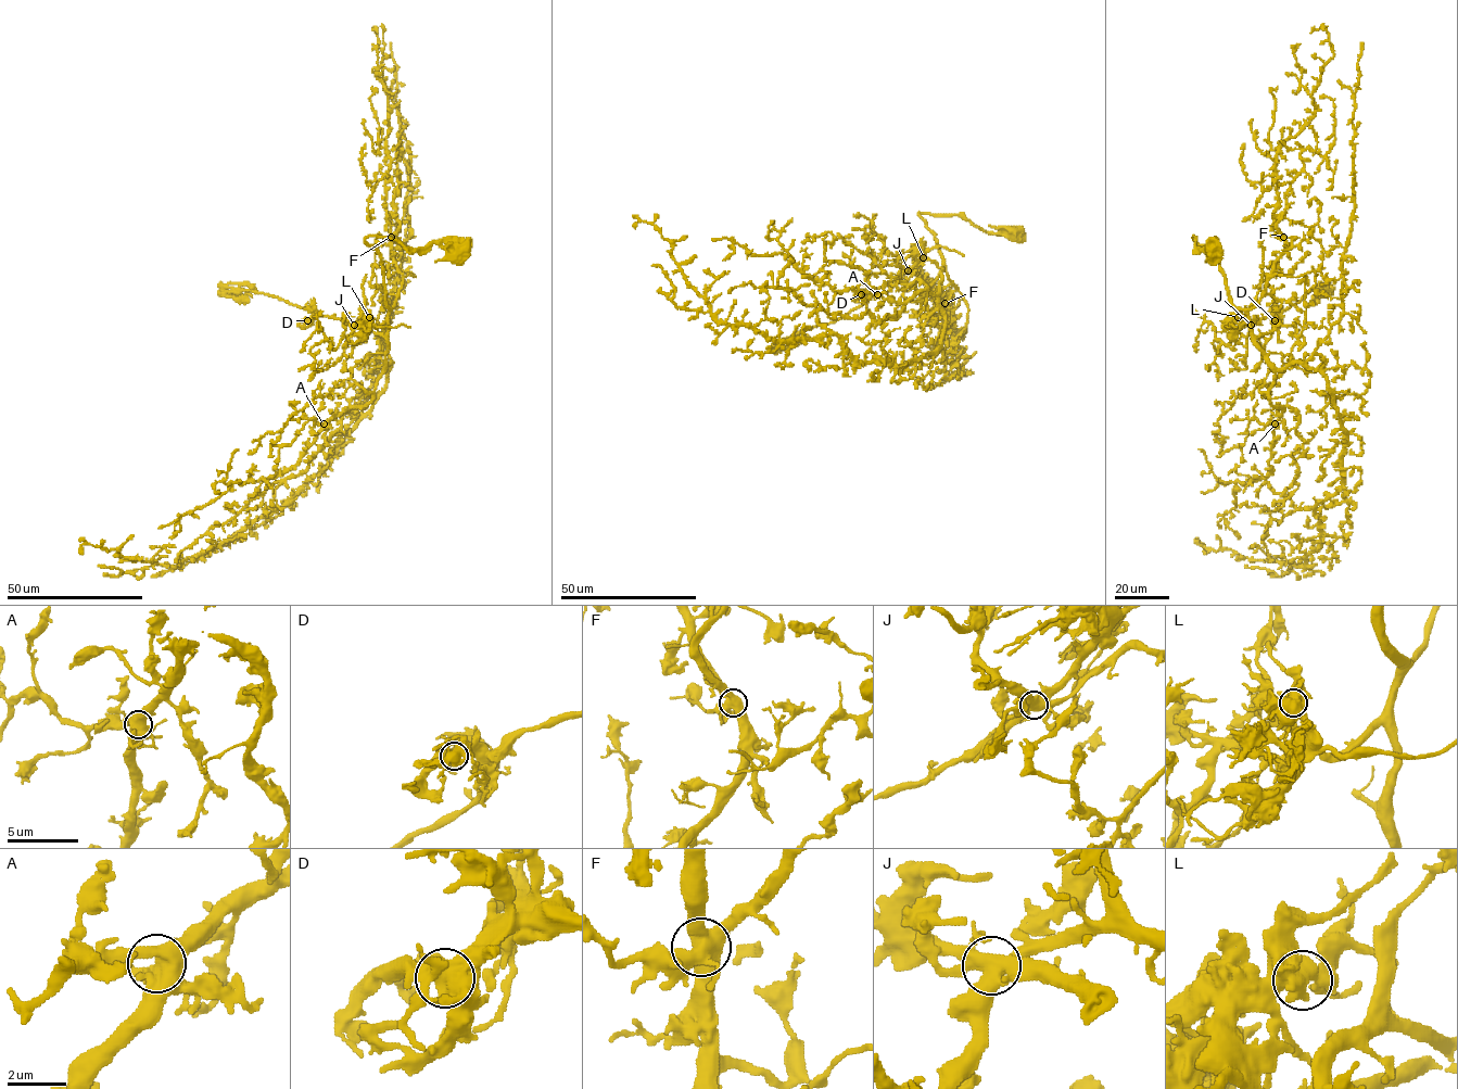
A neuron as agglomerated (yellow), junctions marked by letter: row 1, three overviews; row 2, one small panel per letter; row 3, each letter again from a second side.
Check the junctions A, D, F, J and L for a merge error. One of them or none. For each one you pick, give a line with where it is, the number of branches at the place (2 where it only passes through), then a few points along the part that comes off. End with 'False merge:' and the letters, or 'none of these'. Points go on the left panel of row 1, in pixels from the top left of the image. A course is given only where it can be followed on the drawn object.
J: Place: (354, 325). Branches: 5. Course of the part to remove: (354, 325), (315, 316), (267, 294), (249, 290), (224, 293), (252, 296)
False merge: J

